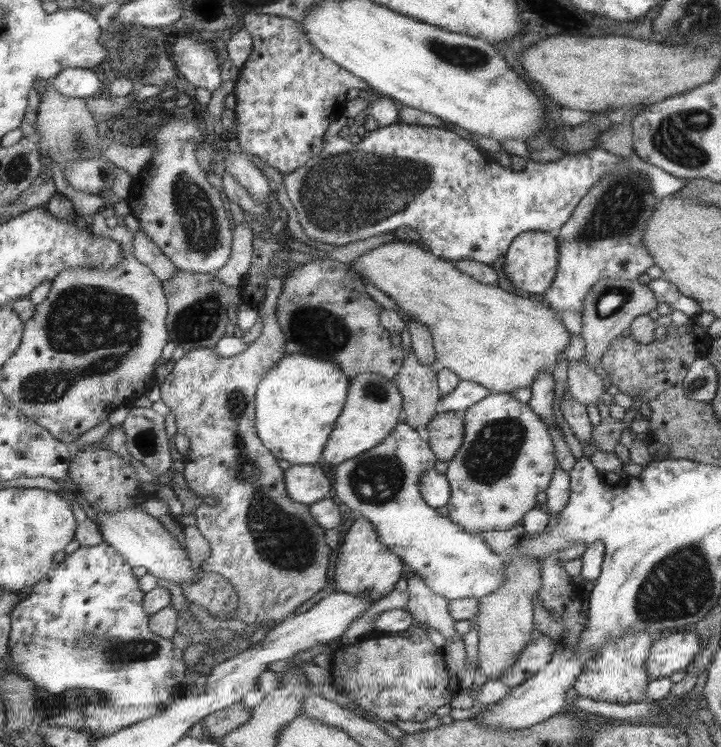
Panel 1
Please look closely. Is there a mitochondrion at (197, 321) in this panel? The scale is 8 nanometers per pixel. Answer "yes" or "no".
yes

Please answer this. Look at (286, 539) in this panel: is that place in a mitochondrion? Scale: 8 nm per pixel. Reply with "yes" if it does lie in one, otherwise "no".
yes

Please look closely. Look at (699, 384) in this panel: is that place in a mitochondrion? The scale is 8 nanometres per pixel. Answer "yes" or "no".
yes

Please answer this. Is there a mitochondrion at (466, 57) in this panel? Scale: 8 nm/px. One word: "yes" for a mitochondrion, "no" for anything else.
yes

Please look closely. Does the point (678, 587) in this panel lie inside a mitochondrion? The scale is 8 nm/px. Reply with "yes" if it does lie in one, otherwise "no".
yes

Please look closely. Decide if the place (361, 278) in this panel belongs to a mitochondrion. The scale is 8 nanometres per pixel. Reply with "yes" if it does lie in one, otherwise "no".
no

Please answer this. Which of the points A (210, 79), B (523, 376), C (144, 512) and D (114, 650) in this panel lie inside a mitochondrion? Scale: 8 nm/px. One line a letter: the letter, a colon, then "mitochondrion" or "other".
A: other
B: other
C: other
D: mitochondrion

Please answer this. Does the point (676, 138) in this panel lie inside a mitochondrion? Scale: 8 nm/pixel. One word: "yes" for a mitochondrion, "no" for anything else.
yes

